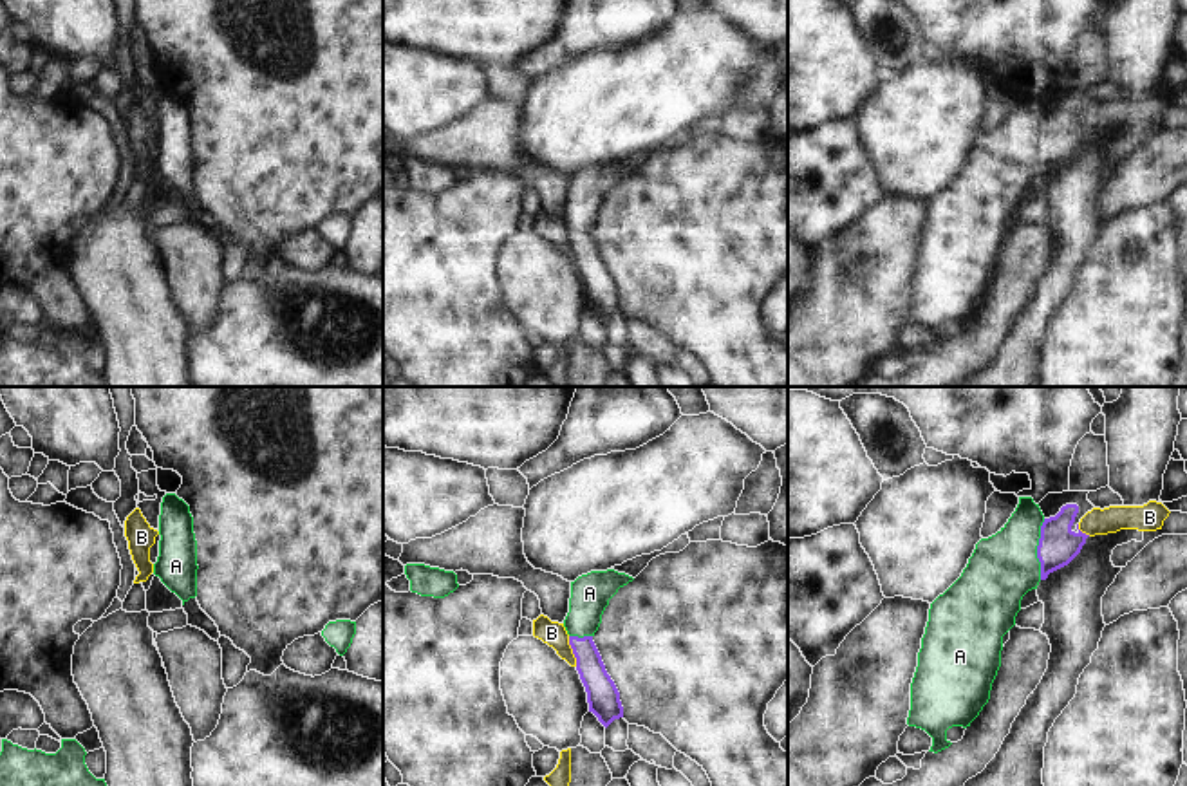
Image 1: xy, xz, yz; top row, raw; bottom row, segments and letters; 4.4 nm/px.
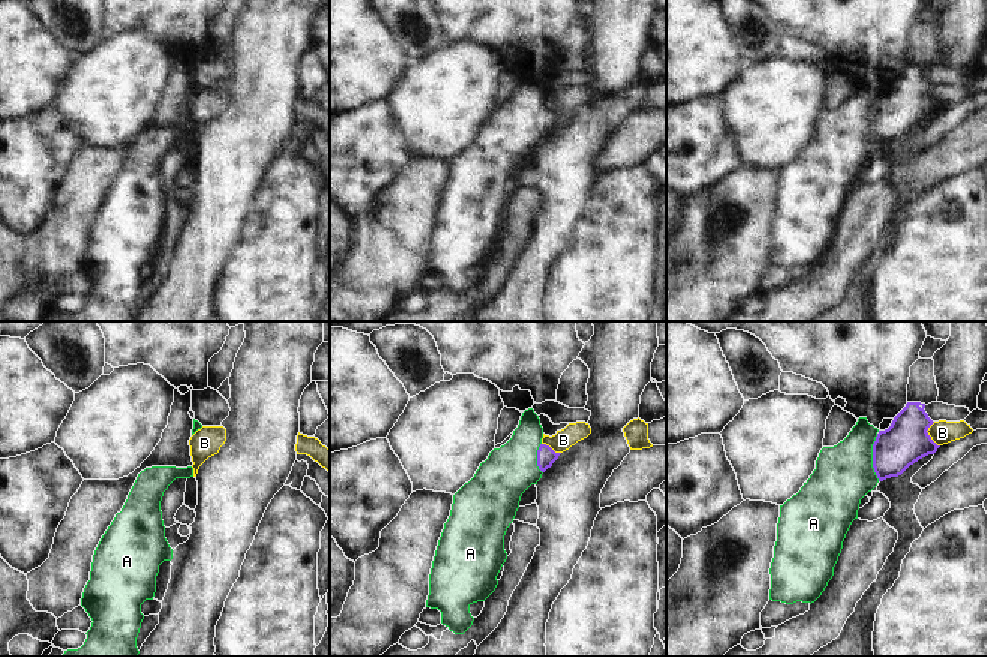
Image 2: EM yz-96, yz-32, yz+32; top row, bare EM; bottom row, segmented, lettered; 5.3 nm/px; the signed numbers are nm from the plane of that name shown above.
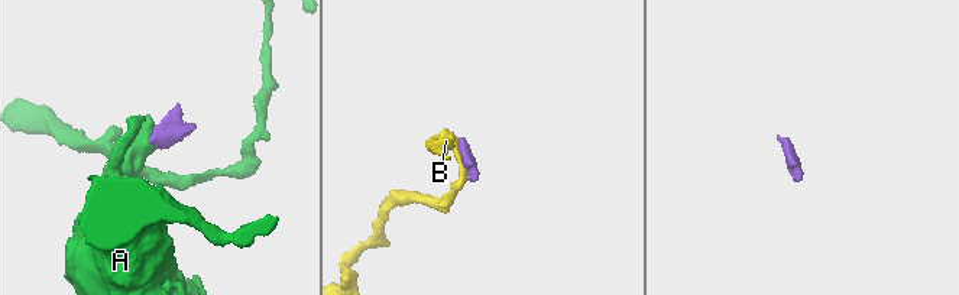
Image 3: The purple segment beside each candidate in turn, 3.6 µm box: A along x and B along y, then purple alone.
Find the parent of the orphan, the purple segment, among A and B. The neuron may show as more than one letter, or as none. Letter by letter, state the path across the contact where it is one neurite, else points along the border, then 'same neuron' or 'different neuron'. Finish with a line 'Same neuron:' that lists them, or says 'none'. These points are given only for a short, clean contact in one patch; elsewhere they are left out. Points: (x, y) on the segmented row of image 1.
A: across yz (1057, 546), (1037, 550), (1027, 550), (1003, 568) | same neuron
B: different neuron
Same neuron: A

